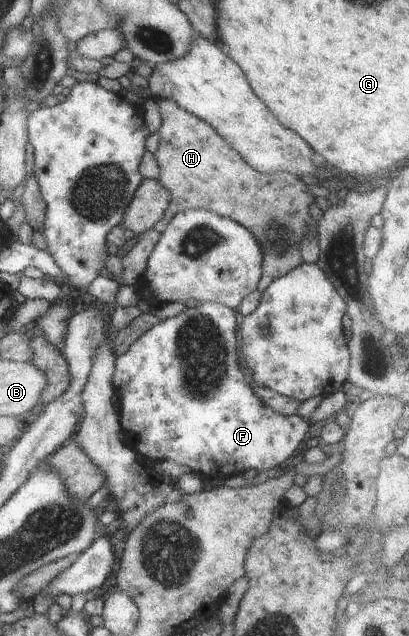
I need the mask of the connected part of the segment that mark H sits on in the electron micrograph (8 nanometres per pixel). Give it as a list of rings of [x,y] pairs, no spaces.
[[[156,102],[163,122],[158,150],[153,155],[160,167],[160,184],[168,190],[170,202],[155,229],[164,233],[170,219],[186,209],[214,210],[221,217],[239,222],[259,242],[263,273],[257,290],[263,293],[272,281],[303,263],[300,243],[315,234],[310,227],[309,210],[310,205],[316,204],[316,197],[309,193],[303,180],[288,172],[260,174],[250,168],[207,122],[175,102]]]

